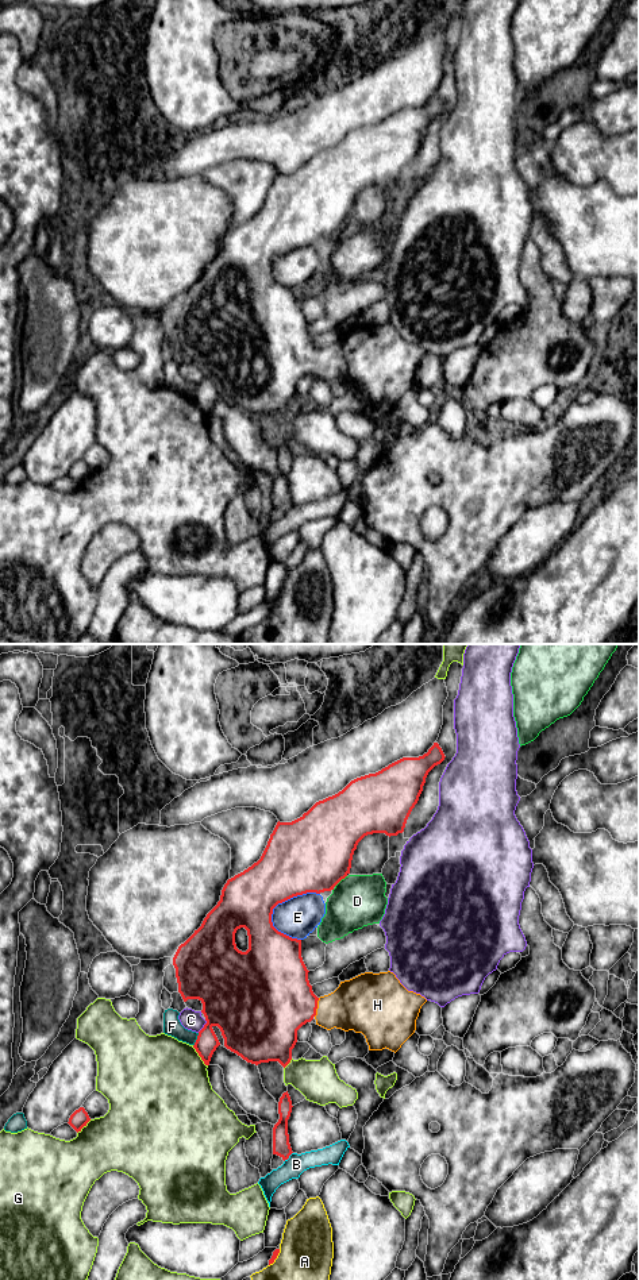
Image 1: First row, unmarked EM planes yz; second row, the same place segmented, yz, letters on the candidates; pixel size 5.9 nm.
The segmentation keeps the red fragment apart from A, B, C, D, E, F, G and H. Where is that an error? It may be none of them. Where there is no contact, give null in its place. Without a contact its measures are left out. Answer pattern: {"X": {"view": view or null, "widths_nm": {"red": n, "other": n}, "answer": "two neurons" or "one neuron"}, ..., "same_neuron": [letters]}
{"A": {"view": "yz", "widths_nm": {"red": 40, "other": 420}, "answer": "two neurons"}, "B": {"view": "yz", "widths_nm": {"red": 110, "other": 120}, "answer": "two neurons"}, "C": {"view": "yz", "widths_nm": {"red": 400, "other": 120}, "answer": "two neurons"}, "D": {"view": "yz", "widths_nm": {"red": 460, "other": 320}, "answer": "two neurons"}, "E": {"view": "yz", "widths_nm": {"red": 420, "other": 240}, "answer": "two neurons"}, "F": {"view": "yz", "widths_nm": {"red": 240, "other": 110}, "answer": "two neurons"}, "G": {"view": "yz", "widths_nm": {"red": 160, "other": 500}, "answer": "two neurons"}, "H": {"view": "yz", "widths_nm": {"red": 440, "other": 320}, "answer": "one neuron"}, "same_neuron": ["H"]}

